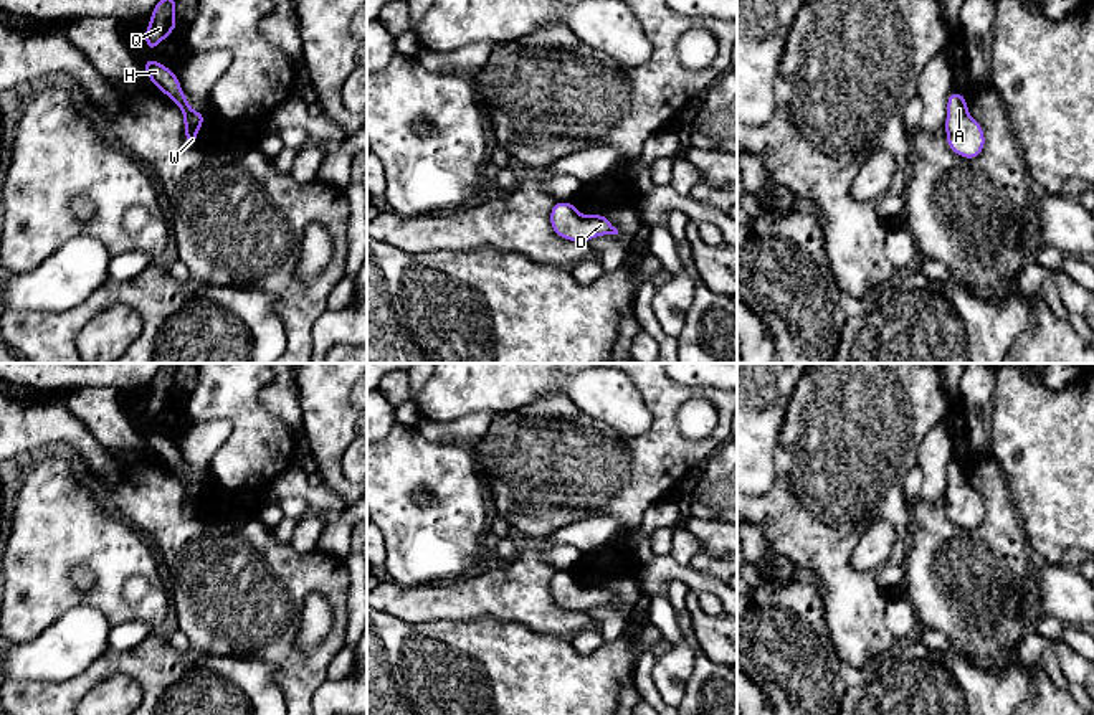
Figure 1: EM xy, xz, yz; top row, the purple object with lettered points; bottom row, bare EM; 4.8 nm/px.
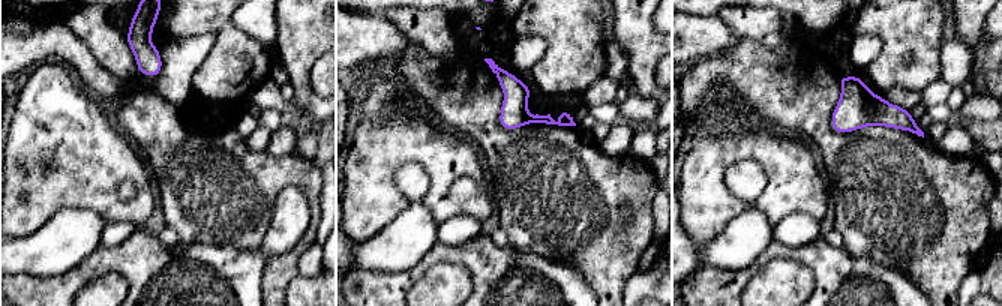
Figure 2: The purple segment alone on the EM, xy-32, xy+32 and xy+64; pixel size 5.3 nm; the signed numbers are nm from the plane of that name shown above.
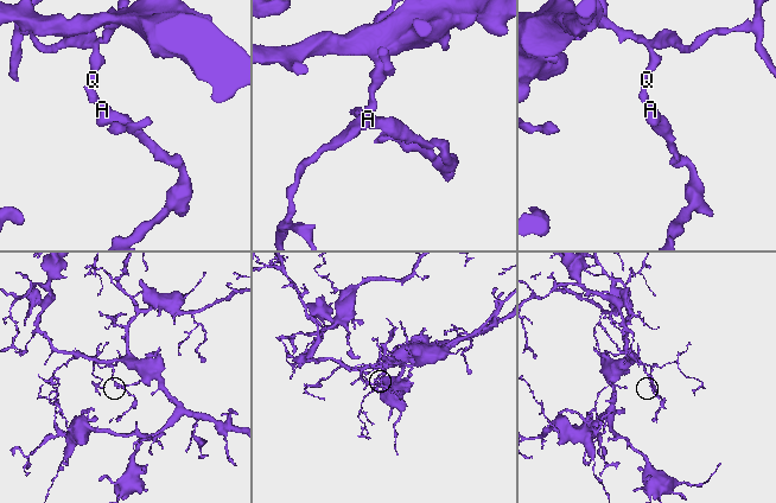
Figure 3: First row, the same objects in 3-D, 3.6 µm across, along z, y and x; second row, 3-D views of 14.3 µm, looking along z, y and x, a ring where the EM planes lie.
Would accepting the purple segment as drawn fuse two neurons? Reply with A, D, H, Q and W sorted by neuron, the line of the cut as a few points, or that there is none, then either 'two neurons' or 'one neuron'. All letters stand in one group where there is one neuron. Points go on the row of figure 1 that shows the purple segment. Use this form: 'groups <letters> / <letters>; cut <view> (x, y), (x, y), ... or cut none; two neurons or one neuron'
groups A D H Q W; cut none; one neuron

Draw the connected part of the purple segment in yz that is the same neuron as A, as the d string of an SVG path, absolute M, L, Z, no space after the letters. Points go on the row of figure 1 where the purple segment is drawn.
M955 89L947 97L945 134L949 149L963 159L977 159L985 149L985 132L967 109L967 97Z

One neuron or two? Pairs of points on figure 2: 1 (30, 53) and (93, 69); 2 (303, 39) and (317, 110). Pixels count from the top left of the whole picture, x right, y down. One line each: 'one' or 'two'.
1: one
2: one

